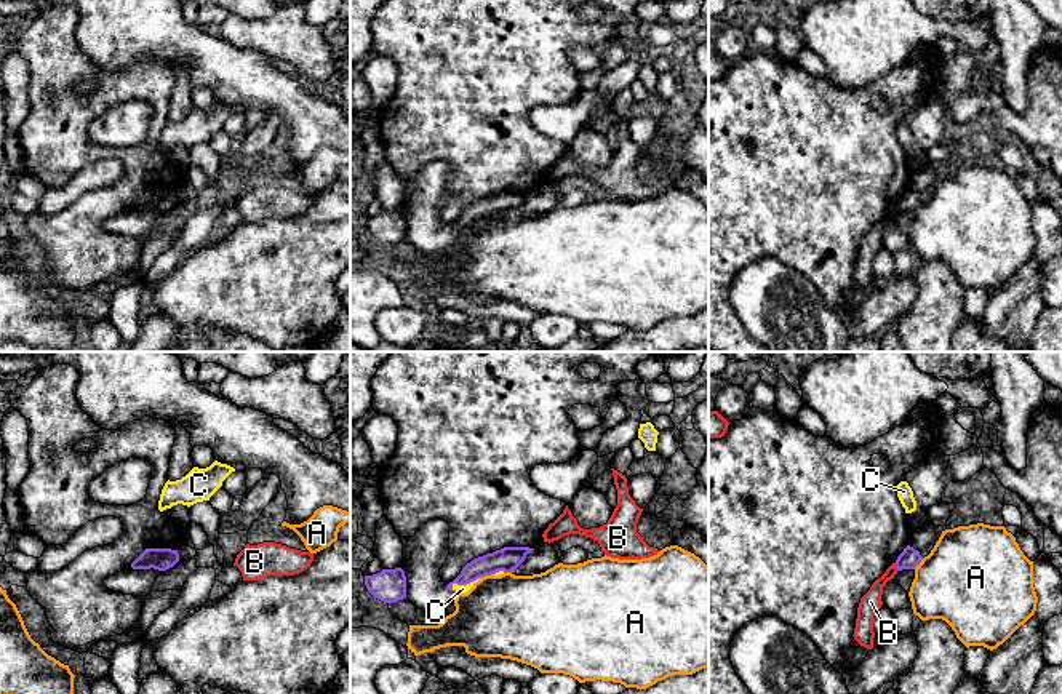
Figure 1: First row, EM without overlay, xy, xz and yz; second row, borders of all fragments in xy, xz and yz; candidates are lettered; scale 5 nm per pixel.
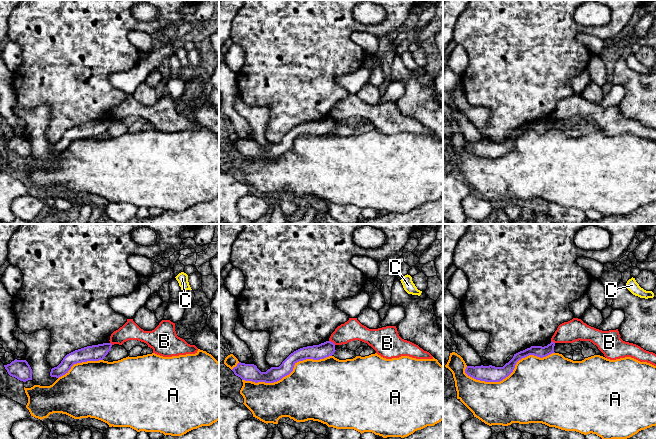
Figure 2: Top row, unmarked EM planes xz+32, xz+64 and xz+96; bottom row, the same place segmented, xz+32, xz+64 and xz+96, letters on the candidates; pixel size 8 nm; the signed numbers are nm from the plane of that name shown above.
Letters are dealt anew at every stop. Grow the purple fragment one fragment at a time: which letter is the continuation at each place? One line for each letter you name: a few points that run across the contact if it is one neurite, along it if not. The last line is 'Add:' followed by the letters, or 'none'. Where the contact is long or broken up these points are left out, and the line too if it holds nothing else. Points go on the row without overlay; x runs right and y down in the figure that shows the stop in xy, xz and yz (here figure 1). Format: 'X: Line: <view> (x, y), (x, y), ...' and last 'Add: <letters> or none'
Add: none

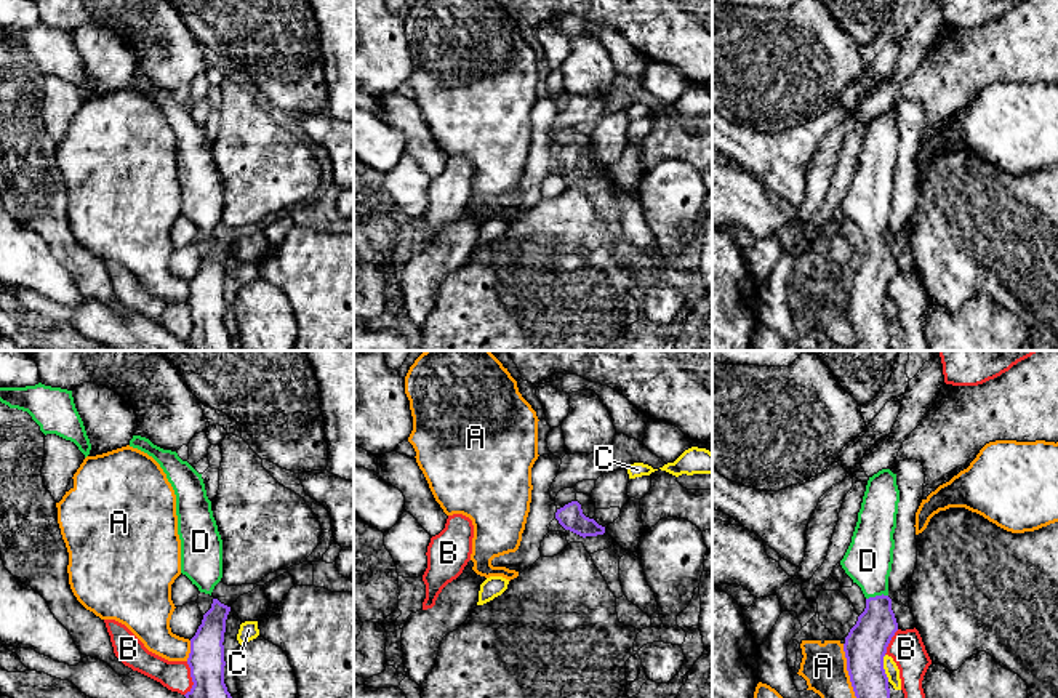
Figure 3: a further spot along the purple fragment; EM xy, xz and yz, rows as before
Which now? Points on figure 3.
D: Line: yz (866, 285), (876, 268), (876, 237), (868, 202)
Add: D

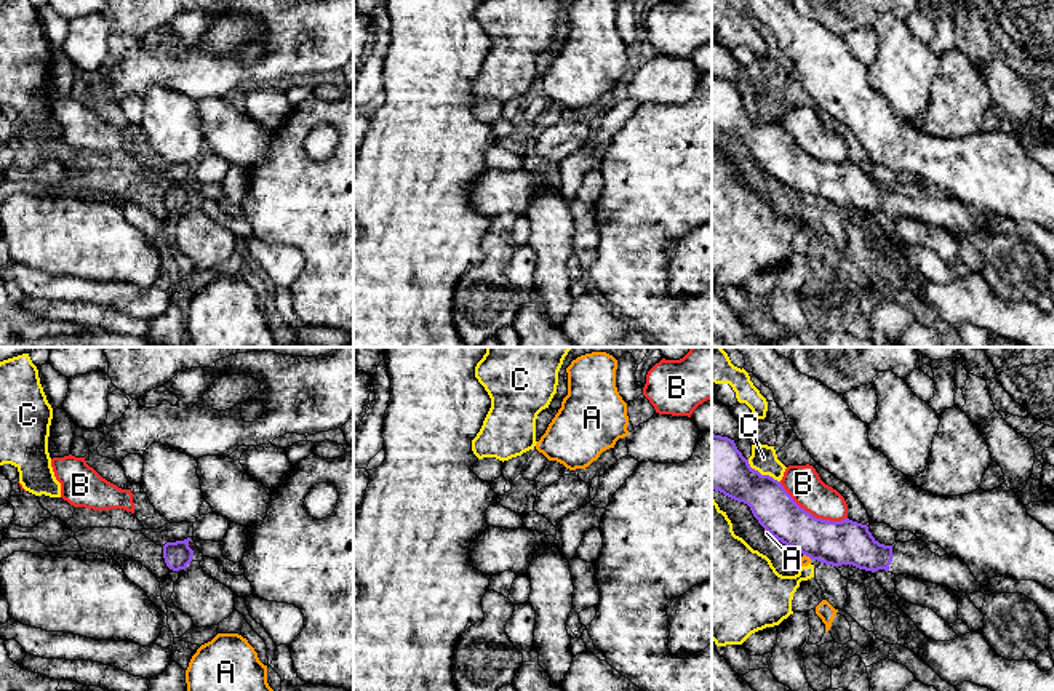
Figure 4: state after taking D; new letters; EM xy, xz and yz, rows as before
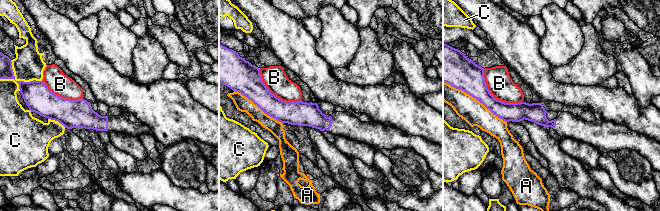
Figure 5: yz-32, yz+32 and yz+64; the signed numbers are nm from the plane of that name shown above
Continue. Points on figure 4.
Add: none

